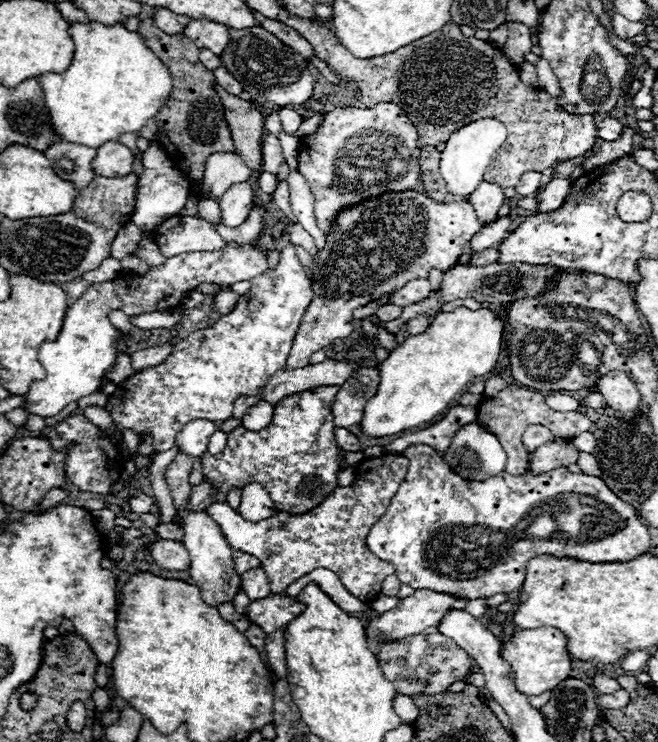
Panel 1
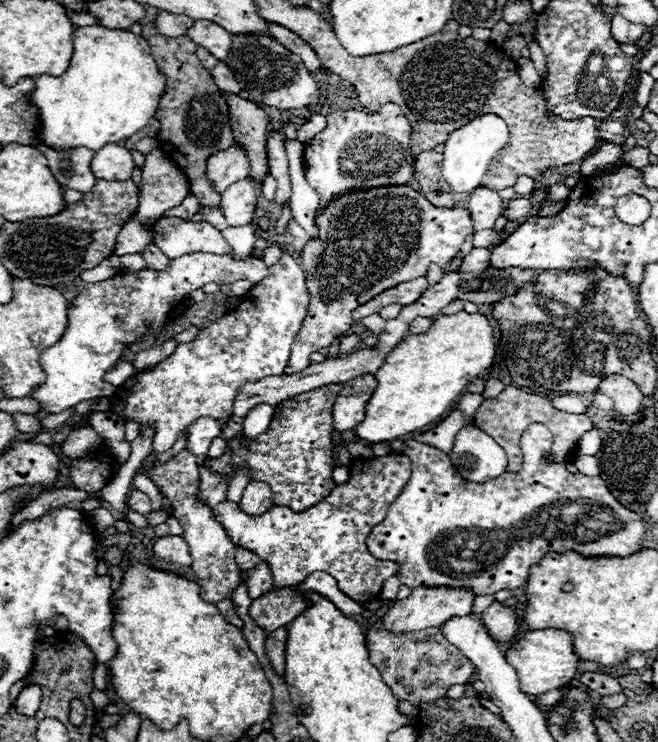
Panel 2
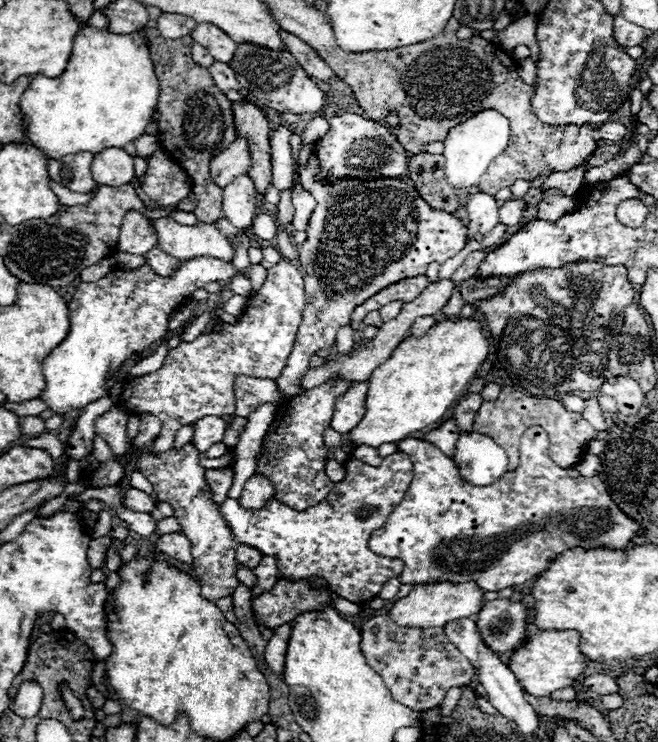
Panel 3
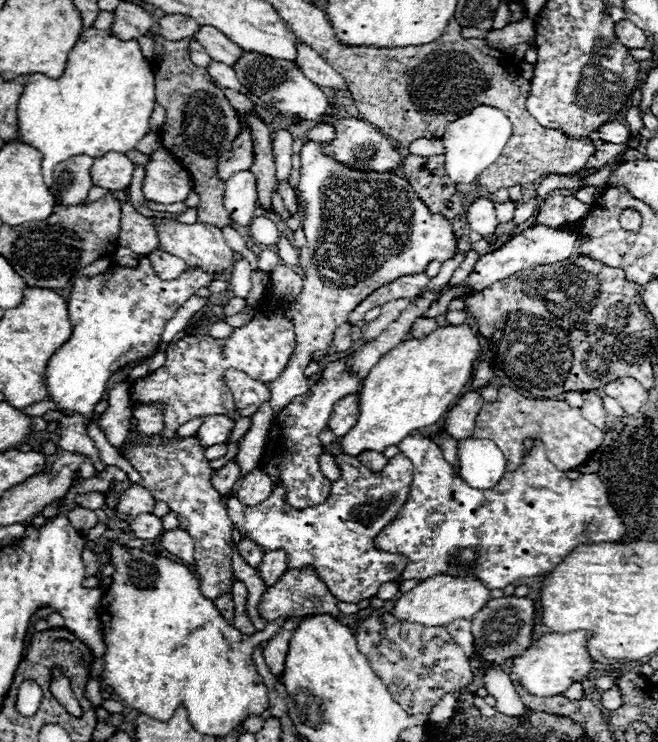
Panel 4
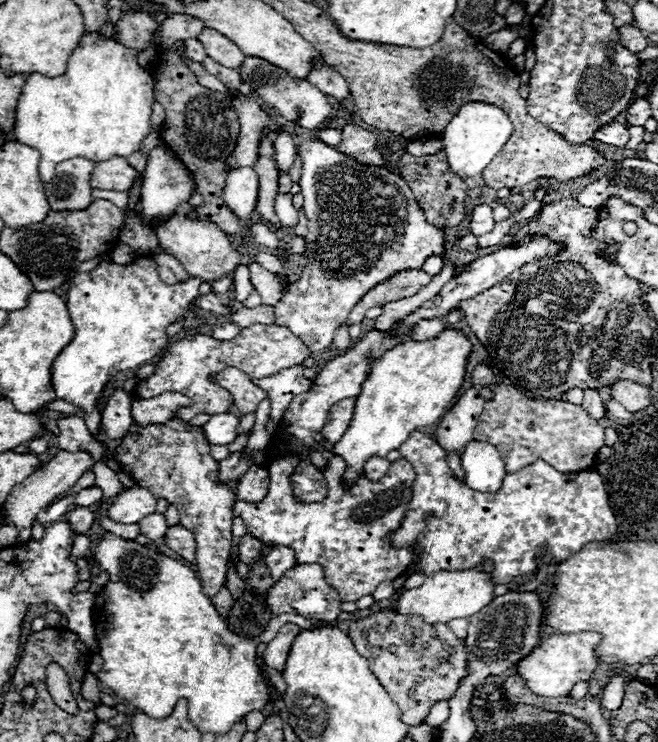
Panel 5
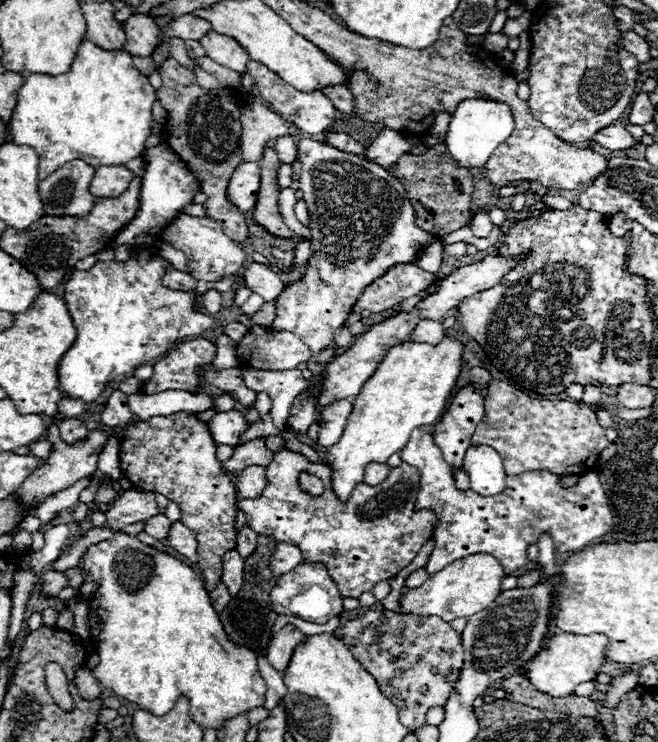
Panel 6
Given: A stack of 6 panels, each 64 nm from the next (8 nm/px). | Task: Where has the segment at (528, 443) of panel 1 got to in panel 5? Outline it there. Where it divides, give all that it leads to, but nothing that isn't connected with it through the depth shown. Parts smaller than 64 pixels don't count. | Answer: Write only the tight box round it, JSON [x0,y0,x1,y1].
[392,432,618,582]

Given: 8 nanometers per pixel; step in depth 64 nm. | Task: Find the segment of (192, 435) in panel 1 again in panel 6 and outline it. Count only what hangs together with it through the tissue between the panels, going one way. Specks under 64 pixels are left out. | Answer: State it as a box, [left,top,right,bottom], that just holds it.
[208,410,250,446]

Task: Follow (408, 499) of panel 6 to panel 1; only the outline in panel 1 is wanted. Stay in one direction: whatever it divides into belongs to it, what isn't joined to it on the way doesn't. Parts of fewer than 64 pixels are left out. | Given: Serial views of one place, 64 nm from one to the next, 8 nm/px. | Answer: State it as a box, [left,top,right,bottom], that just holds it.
[206,454,408,602]

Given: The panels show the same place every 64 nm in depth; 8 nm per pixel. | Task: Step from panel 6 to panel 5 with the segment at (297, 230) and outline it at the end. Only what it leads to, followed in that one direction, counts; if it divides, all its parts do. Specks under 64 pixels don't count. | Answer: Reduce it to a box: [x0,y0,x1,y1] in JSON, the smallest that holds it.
[276,192,298,228]

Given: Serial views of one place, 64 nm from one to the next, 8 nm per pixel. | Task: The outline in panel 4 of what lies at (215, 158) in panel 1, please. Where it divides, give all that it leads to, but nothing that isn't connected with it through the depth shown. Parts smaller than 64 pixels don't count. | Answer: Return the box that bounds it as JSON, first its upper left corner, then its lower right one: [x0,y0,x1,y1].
[218,126,254,180]

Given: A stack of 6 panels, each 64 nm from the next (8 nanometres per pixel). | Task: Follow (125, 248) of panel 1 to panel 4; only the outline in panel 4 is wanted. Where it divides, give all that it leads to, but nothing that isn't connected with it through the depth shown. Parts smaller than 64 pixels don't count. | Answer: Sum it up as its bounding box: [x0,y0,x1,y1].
[112,190,158,256]

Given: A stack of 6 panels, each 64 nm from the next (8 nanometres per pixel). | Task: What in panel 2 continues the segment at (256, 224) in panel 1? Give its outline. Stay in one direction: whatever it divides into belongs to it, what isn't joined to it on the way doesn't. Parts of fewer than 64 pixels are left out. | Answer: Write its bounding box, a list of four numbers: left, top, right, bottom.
[222,222,256,260]

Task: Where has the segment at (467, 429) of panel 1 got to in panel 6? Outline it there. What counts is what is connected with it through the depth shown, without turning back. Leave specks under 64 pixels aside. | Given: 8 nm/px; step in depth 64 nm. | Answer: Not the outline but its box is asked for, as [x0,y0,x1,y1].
[464,446,506,496]

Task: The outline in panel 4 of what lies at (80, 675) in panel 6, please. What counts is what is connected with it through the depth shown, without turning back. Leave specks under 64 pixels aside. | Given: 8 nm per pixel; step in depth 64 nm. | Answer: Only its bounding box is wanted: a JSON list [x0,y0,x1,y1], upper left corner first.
[84,678,102,708]

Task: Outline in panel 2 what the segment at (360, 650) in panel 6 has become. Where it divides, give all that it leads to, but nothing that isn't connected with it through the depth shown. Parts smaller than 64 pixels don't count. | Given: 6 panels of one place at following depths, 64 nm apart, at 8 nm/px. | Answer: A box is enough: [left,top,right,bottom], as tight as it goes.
[366,620,474,706]

